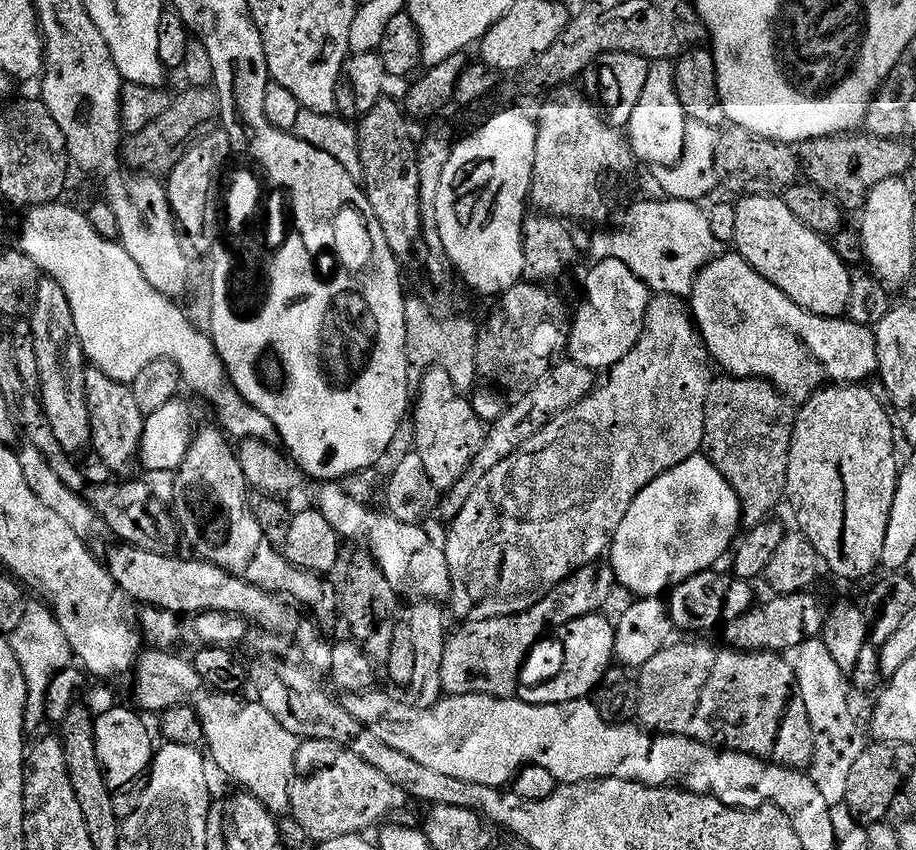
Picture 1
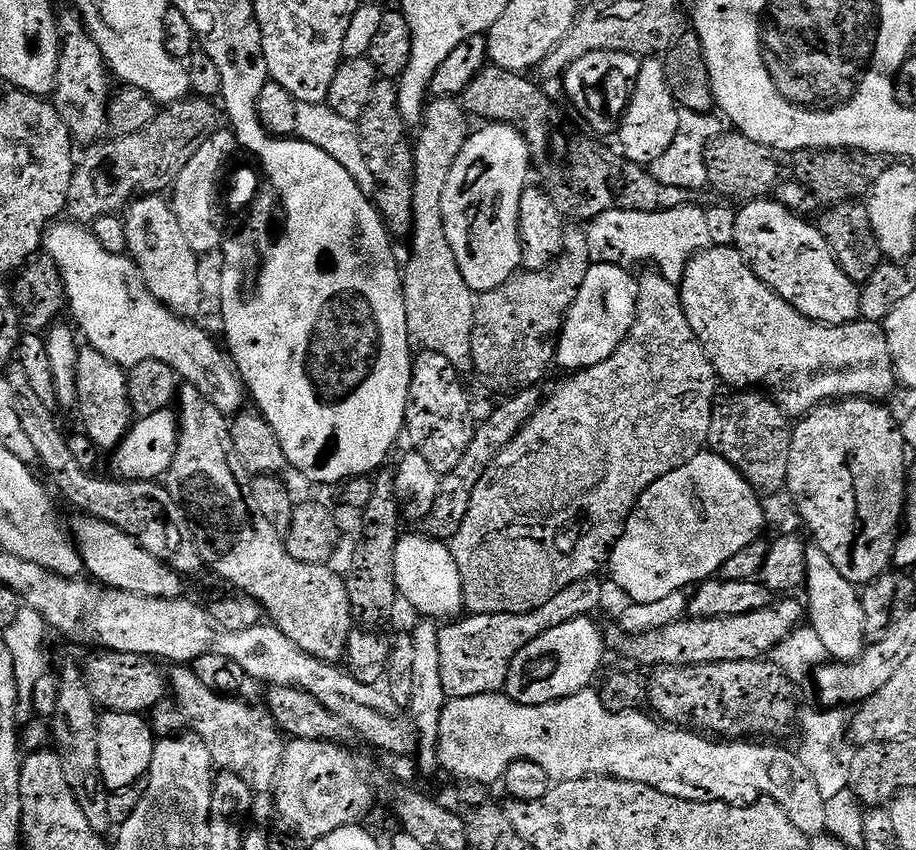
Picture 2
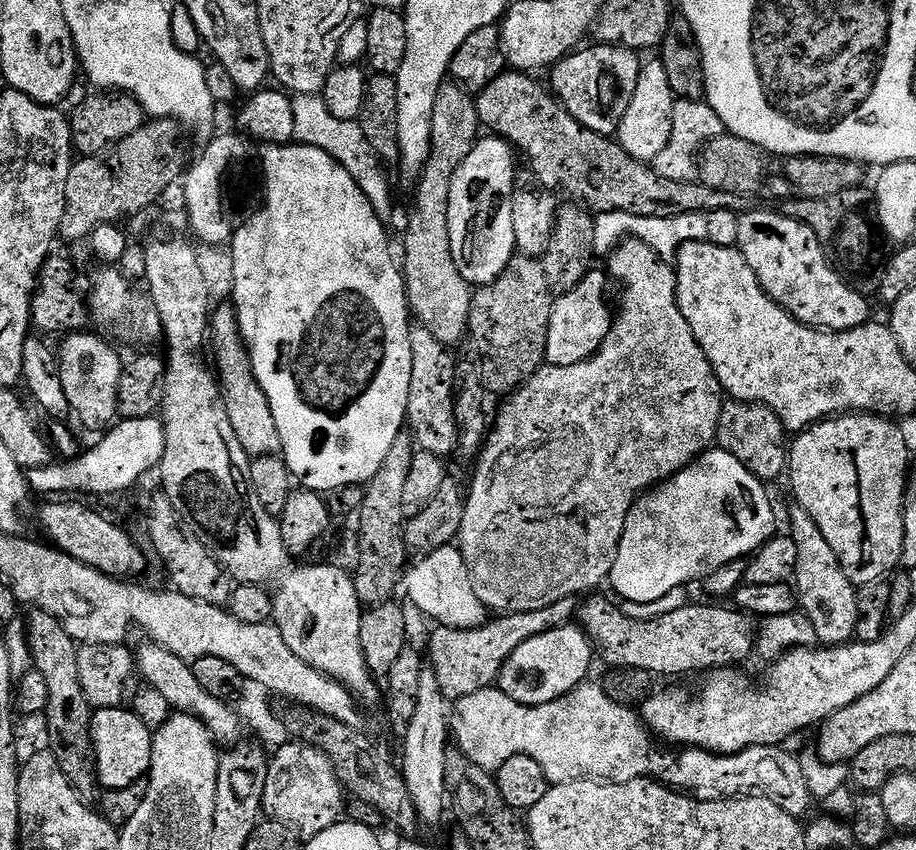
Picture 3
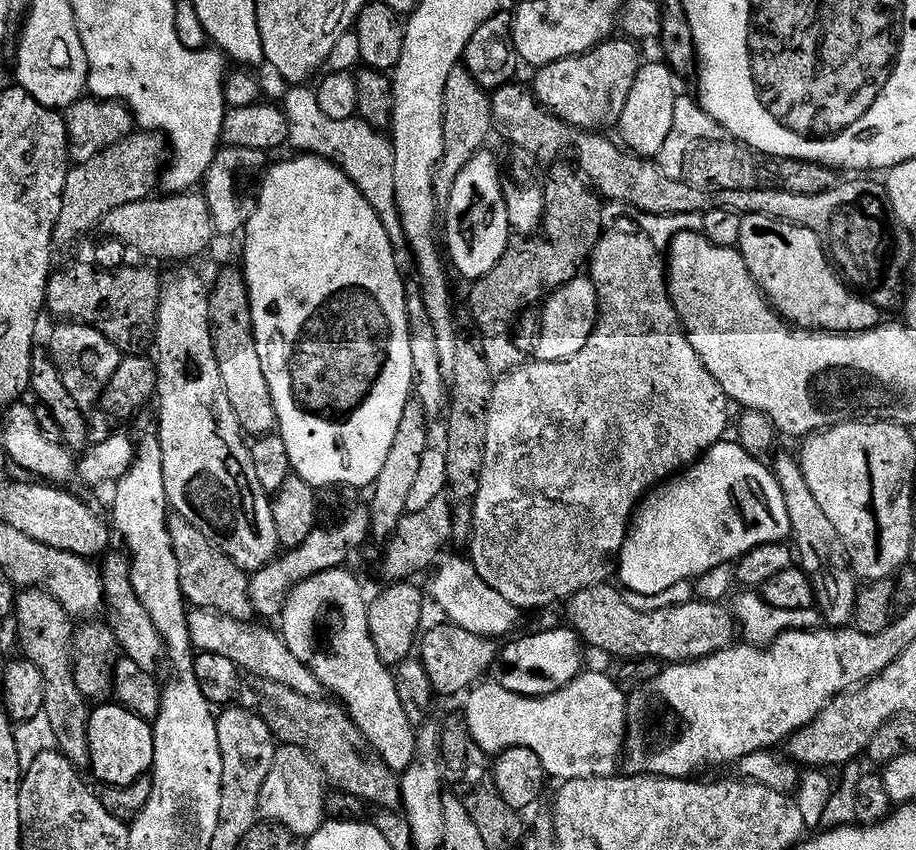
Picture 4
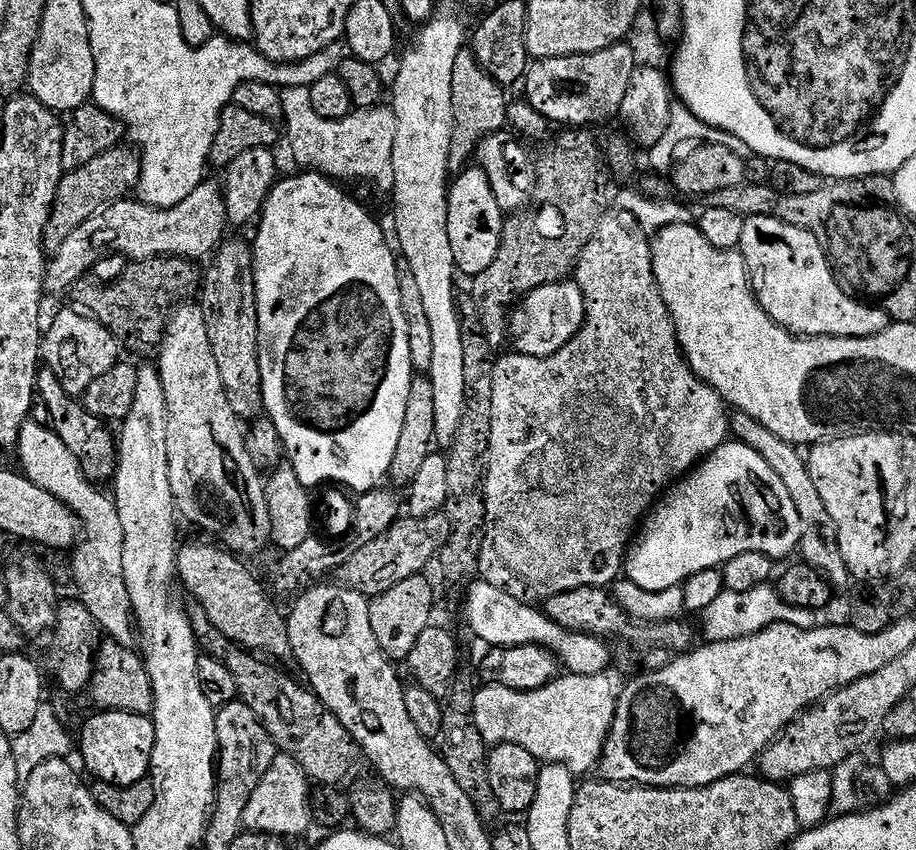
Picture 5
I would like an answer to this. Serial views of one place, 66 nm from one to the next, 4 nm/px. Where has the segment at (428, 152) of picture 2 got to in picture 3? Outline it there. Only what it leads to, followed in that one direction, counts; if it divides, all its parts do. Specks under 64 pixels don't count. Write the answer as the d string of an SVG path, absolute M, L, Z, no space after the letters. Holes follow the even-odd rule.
M445 82L438 90L438 99L434 102L434 122L432 123L432 157L426 162L424 173L420 175L416 187L416 209L410 212L408 231L403 233L404 260L402 256L402 271L404 274L404 288L408 291L408 306L413 317L438 342L445 346L452 346L460 339L468 336L468 319L472 305L473 285L458 274L458 266L454 266L454 254L450 250L450 182L454 182L454 174L462 162L466 162L466 154L476 145L481 135L482 125L476 109L476 101L469 89L461 88L455 82Z

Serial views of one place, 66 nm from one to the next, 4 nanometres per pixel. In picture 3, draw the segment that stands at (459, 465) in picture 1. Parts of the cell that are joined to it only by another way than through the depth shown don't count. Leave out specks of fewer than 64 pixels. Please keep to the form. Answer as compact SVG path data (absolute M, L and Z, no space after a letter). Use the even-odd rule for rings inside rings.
M416 326L408 333L410 338L410 354L412 365L410 366L410 394L408 395L407 427L410 429L417 449L428 451L441 458L455 453L460 447L460 427L456 421L456 360L451 356L451 351L446 350L430 330L422 326Z

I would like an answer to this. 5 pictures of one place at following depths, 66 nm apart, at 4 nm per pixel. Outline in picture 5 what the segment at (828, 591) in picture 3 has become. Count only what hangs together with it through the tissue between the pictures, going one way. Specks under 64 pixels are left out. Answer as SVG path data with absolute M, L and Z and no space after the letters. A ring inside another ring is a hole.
M745 412L731 413L730 432L739 443L750 446L750 450L762 454L762 458L766 458L774 474L782 478L782 486L786 486L786 491L790 494L795 509L798 510L798 518L802 520L802 538L798 552L799 555L804 555L801 556L803 563L818 570L821 576L833 586L849 583L848 567L842 558L842 550L838 546L838 526L834 526L834 518L830 518L830 510L826 510L826 502L822 502L818 490L814 487L814 478L810 478L805 453L797 445L778 438L778 434L770 434L770 430L762 426L762 422L750 418L750 414Z

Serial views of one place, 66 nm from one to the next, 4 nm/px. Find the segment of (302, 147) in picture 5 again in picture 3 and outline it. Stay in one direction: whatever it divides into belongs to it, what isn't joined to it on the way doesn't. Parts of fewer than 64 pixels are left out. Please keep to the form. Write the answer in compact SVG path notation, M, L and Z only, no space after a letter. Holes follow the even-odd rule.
M319 95L296 96L292 105L294 106L296 140L306 146L314 146L318 150L326 150L326 154L335 158L348 171L350 178L358 182L362 194L366 194L366 198L374 206L380 221L393 233L394 231L397 234L407 232L409 217L405 213L403 216L402 213L396 212L396 200L392 197L392 184L388 181L387 174L384 173L385 165L370 146L361 124L355 120L334 118L334 114L330 114L326 102Z

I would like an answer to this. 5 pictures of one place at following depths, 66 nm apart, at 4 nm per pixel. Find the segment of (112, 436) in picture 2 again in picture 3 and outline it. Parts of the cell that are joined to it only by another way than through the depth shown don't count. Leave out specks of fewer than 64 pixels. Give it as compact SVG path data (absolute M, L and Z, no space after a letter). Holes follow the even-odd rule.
M89 330L65 335L58 344L62 390L66 390L68 407L88 428L104 430L118 416L118 382L124 373L125 361L103 340Z

